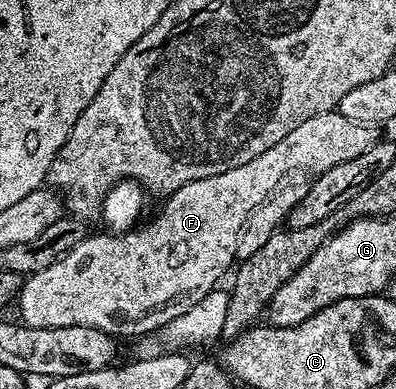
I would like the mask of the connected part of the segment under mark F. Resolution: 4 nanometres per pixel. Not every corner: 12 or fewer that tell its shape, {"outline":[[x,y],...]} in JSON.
{"outline":[[331,110],[149,226],[25,277],[19,321],[151,334],[217,289],[244,220],[301,170],[362,156]]}

